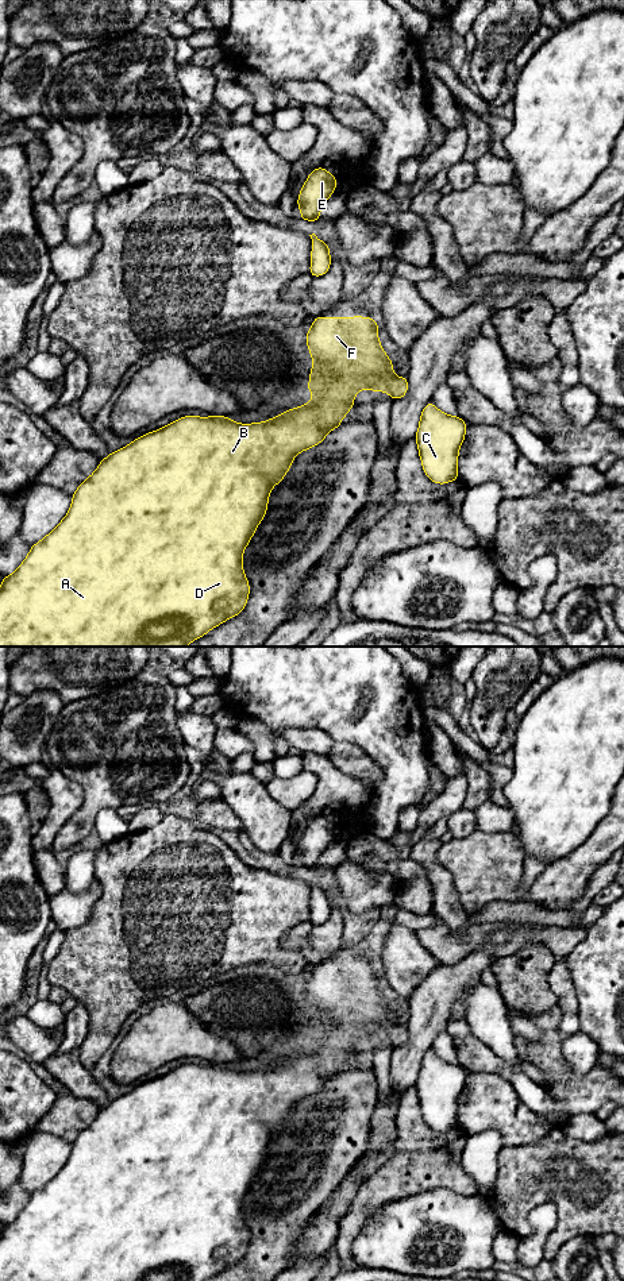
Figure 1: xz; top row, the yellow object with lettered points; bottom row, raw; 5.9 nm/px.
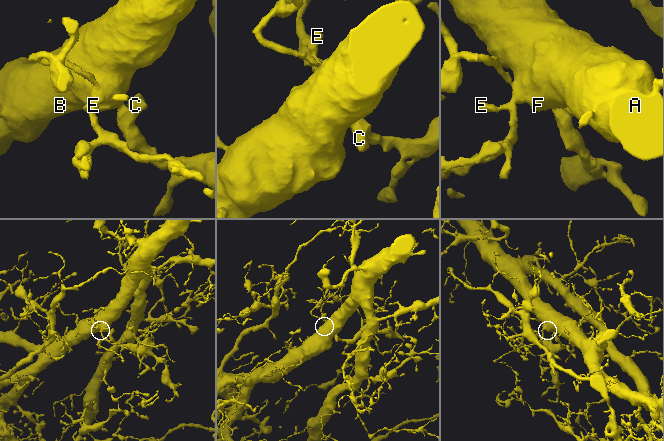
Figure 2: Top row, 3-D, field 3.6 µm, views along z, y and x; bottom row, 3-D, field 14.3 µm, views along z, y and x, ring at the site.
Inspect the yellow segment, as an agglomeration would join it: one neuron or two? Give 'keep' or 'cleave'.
keep

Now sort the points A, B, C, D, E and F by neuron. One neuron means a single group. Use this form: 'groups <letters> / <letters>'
groups A B C D E F

